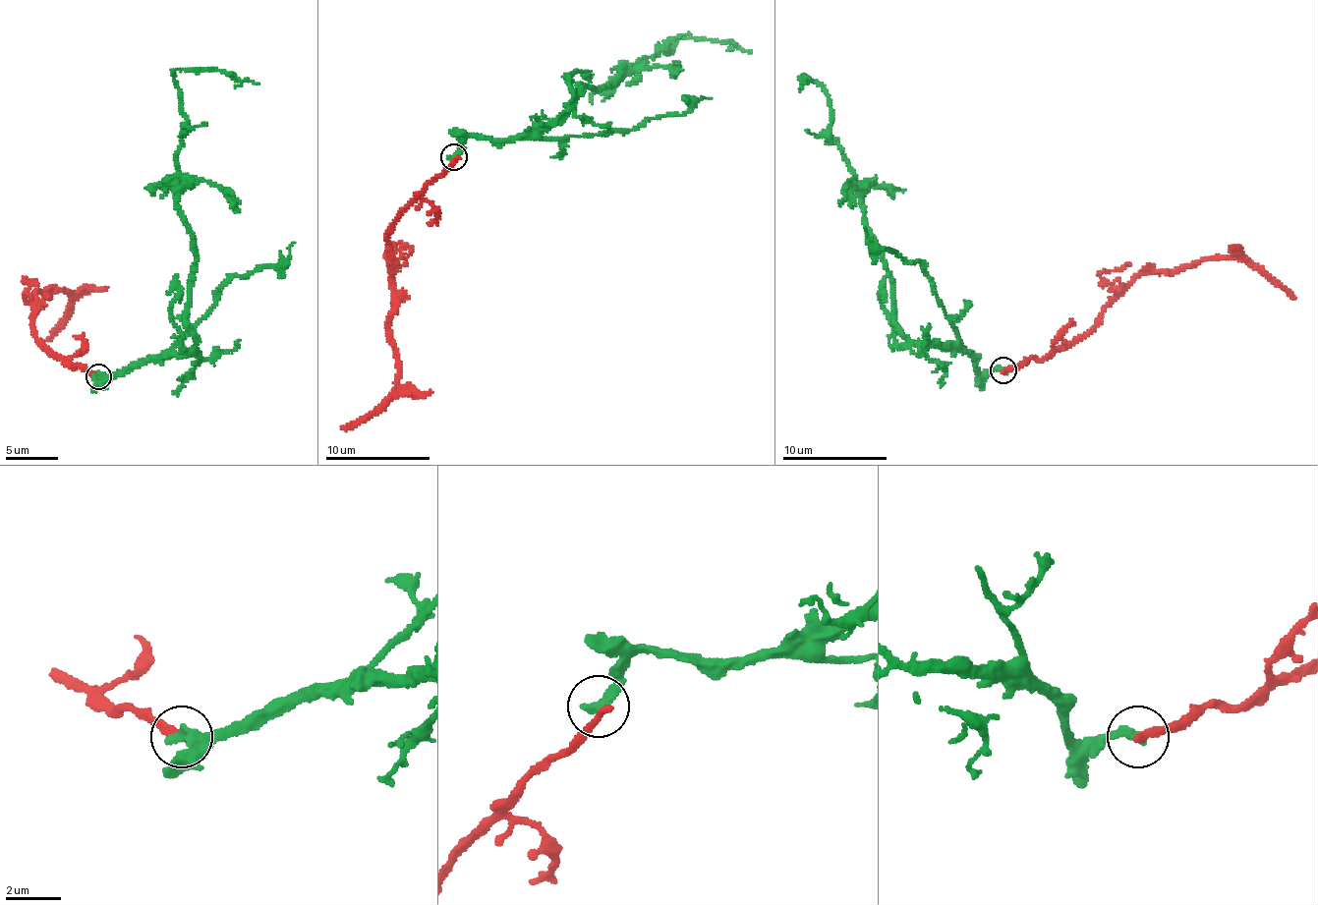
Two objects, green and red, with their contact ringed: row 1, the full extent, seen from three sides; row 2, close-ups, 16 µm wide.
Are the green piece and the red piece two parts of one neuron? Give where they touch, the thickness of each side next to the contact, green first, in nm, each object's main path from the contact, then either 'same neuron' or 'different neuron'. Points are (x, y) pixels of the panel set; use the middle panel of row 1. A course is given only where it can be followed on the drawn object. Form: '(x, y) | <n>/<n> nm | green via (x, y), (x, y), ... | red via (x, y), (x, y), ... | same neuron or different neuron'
(454, 157) | 400/320 nm | green via (453, 156), (467, 137), (546, 130), (579, 85), (616, 84), (620, 69), (673, 54), (680, 38), (751, 53) | red via (453, 158), (401, 208), (388, 233), (397, 267), (388, 325), (397, 357), (395, 395), (341, 428) | different neuron

